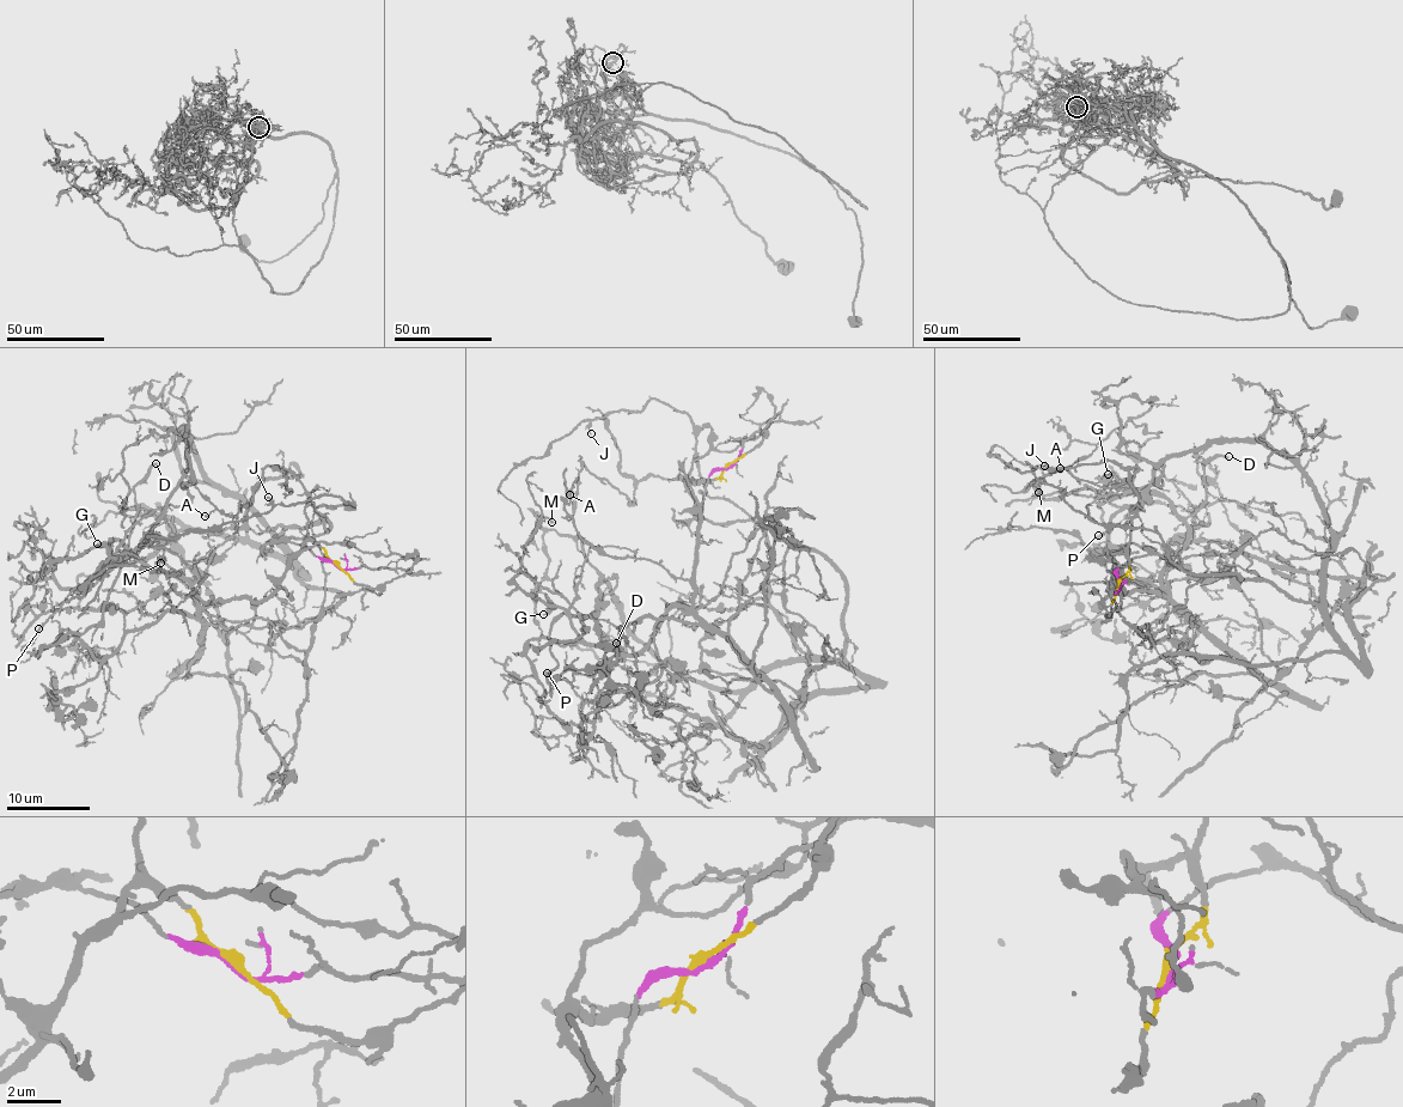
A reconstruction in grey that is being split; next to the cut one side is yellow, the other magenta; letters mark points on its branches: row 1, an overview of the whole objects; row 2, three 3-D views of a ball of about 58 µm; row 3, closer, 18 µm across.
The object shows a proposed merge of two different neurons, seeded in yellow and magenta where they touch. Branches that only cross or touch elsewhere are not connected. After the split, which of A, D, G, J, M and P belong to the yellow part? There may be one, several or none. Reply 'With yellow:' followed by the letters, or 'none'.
With yellow: A, D, G, M, P

